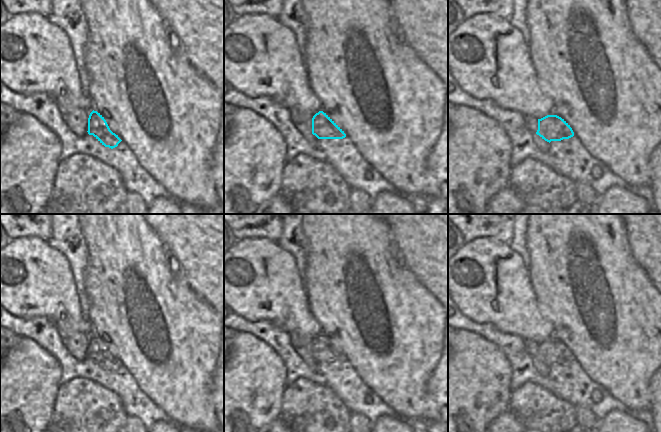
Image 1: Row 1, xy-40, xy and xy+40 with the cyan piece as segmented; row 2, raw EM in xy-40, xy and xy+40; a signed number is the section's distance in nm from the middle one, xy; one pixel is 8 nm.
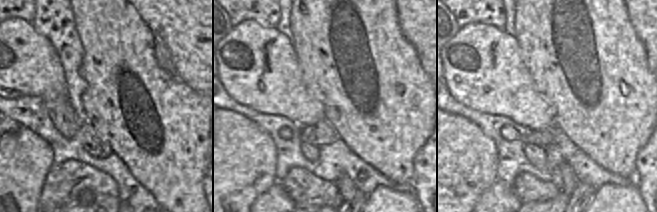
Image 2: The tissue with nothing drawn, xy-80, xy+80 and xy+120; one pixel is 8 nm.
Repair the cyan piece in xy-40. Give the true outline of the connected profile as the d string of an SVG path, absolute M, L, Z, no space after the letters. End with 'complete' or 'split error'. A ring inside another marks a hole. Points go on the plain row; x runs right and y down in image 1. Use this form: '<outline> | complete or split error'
M92 335L88 342L88 358L93 359L102 369L111 373L122 365L113 357L104 341L97 335Z | complete

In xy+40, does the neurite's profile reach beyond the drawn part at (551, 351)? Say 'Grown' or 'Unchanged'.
Unchanged

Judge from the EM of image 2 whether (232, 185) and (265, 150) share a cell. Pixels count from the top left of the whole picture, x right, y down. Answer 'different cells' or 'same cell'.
same cell

